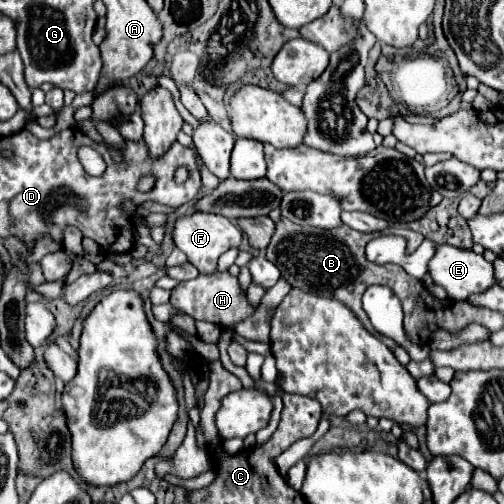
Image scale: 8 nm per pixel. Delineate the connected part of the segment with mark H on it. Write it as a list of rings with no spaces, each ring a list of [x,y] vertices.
[[[216,272],[212,276],[200,274],[194,280],[180,282],[172,290],[170,304],[176,306],[176,308],[180,308],[182,312],[186,312],[188,316],[192,316],[194,320],[212,322],[212,324],[218,324],[220,328],[234,328],[238,322],[250,318],[254,314],[254,310],[256,310],[256,306],[252,306],[248,302],[246,292],[242,290],[238,278],[232,276],[232,274],[228,274],[228,272]]]

